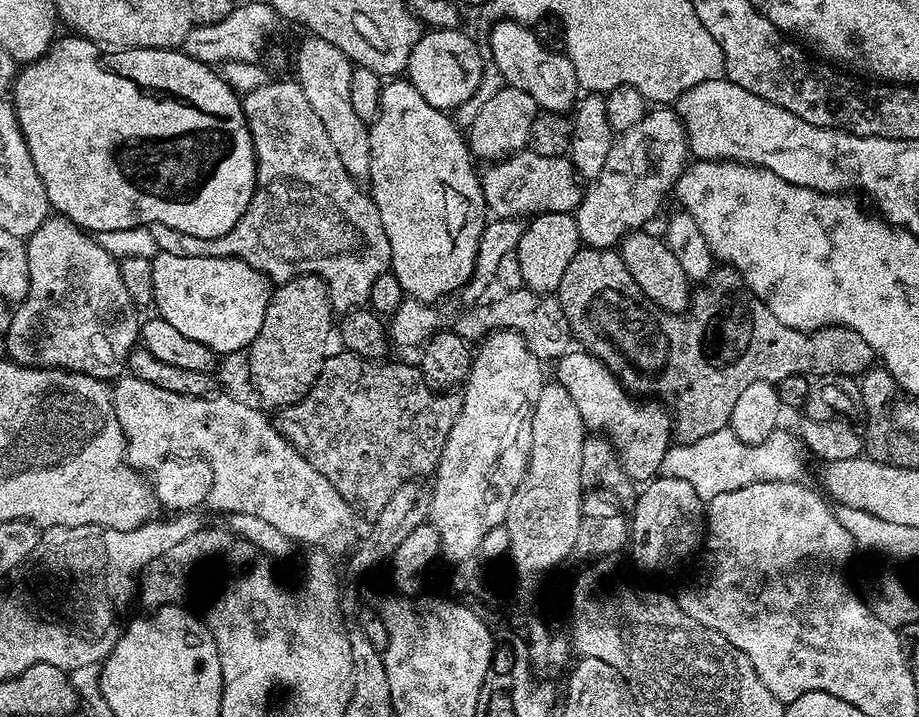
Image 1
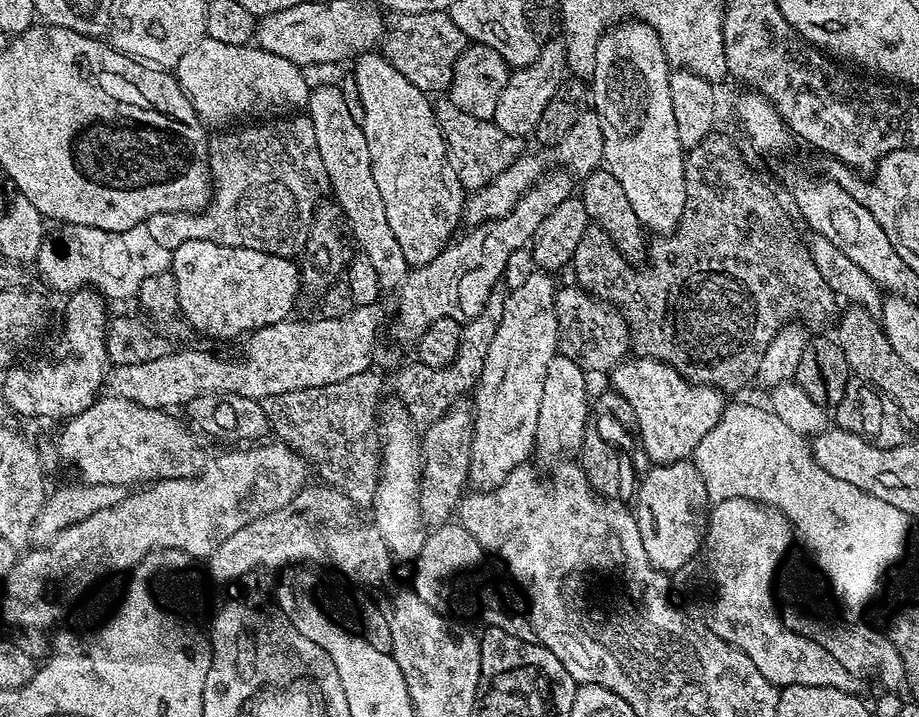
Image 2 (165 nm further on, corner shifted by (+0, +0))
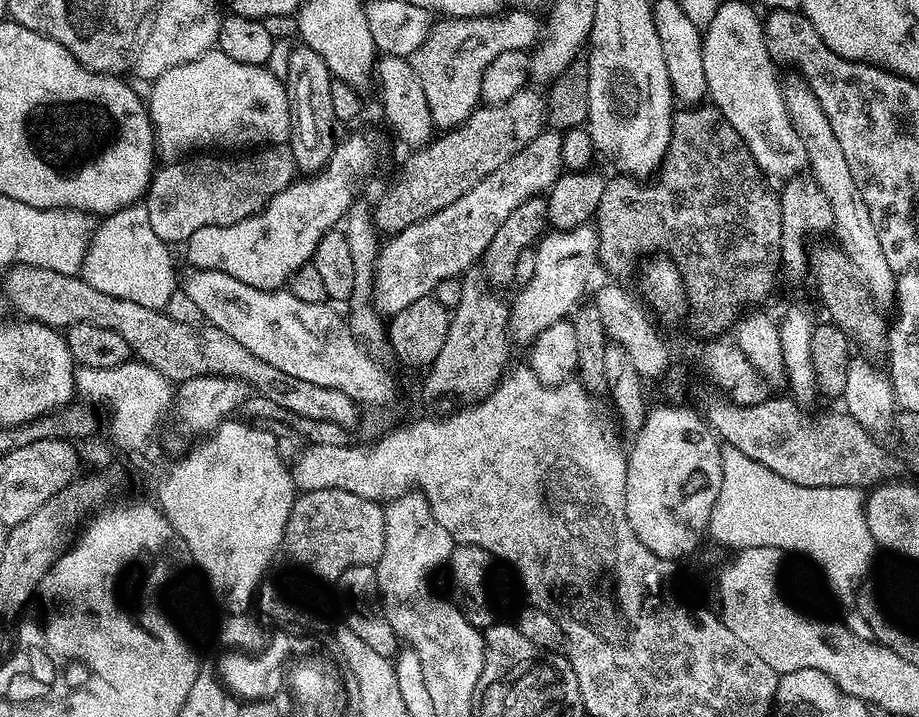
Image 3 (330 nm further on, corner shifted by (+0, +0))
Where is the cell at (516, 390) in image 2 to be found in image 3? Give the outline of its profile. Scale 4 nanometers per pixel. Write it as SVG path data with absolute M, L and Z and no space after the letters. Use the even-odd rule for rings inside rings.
M591 223L565 232L549 231L535 245L534 251L534 278L519 289L516 301L512 300L510 304L511 339L517 345L531 345L538 338L538 334L542 334L542 330L554 326L554 322L569 319L585 299L584 291L587 290L592 275L598 272L600 263L598 234Z

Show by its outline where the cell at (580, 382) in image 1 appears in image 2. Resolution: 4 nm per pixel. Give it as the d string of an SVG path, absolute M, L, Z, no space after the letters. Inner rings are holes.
M648 356L625 358L610 373L614 392L630 404L637 415L635 431L640 432L639 443L644 446L646 455L656 464L666 464L673 460L683 460L695 453L698 442L714 430L726 407L725 393L710 384L691 384L678 370L674 370L663 360L651 360Z

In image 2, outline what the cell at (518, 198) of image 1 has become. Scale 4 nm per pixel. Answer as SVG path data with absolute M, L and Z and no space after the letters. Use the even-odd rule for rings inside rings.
M451 98L437 99L434 109L440 133L444 135L448 147L448 160L466 190L483 187L525 151L525 141L521 137L506 134L506 130L498 130L492 119L483 120L462 112L458 106L454 106Z

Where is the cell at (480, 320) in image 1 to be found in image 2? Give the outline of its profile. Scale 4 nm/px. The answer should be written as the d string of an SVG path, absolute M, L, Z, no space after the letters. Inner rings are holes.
M557 287L556 317L560 331L559 355L570 358L586 374L592 372L611 373L612 369L630 352L628 323L616 307L584 288Z

